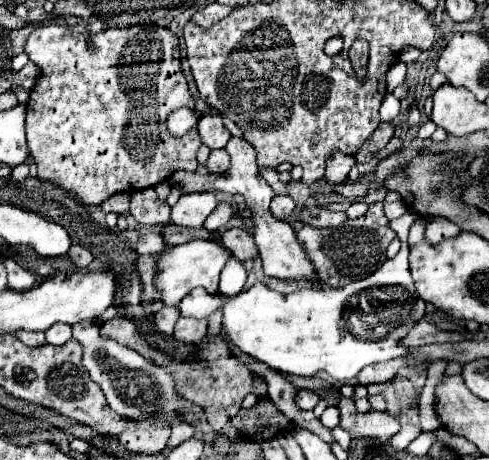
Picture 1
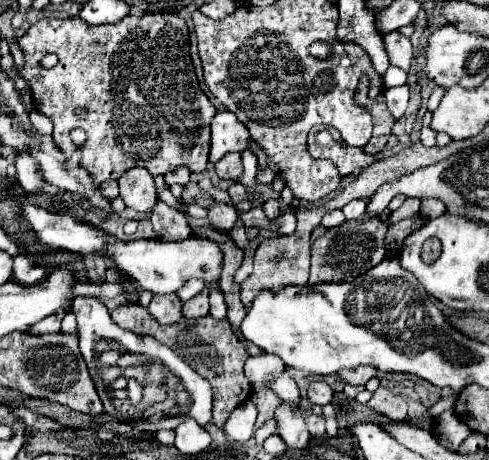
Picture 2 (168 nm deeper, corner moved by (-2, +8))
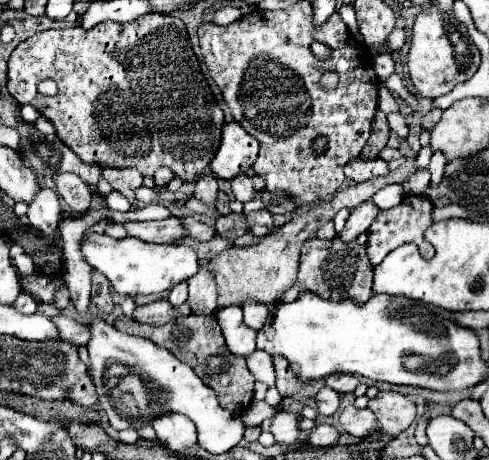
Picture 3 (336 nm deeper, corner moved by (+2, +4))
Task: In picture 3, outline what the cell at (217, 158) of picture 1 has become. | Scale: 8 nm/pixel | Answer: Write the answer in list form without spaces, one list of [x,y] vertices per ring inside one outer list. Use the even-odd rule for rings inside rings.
[[[239,174],[239,176],[231,178],[229,182],[231,182],[231,190],[233,190],[233,194],[235,194],[235,198],[237,198],[239,202],[251,200],[255,188],[253,188],[253,182],[251,182],[251,178],[249,178],[247,174]]]

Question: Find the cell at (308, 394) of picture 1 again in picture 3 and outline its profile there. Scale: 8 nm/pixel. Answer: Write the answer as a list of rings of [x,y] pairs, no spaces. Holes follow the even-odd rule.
[[[321,388],[321,390],[317,392],[317,396],[315,396],[317,410],[319,410],[321,414],[325,414],[325,416],[331,416],[331,414],[339,408],[339,402],[341,402],[339,394],[333,392],[331,388]]]

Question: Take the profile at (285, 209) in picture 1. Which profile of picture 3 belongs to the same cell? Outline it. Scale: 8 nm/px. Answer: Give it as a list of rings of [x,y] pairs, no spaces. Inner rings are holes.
[[[265,208],[257,210],[257,212],[251,212],[251,214],[247,214],[247,226],[251,228],[251,232],[255,236],[263,238],[273,230],[273,214],[267,212]]]

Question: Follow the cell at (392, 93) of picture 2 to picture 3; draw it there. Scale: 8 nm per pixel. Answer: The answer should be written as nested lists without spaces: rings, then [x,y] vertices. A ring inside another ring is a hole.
[[[391,112],[389,116],[387,116],[387,122],[389,122],[389,128],[395,132],[395,134],[399,134],[401,138],[407,138],[407,124],[405,124],[405,118],[401,116],[401,112]]]

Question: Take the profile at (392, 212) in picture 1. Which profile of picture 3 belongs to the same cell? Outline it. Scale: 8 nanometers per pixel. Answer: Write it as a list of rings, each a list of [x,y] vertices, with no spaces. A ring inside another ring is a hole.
[[[389,184],[385,188],[381,188],[375,196],[373,196],[373,202],[377,202],[377,206],[381,210],[389,210],[389,208],[395,208],[397,204],[401,204],[405,198],[405,192],[403,192],[403,186],[401,184]]]

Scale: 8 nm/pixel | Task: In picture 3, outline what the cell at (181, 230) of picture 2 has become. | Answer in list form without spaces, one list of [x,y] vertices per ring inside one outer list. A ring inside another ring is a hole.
[[[191,216],[181,218],[181,226],[185,228],[187,236],[191,236],[195,240],[211,240],[215,236],[215,228],[213,226],[207,226],[207,224],[191,218]]]

